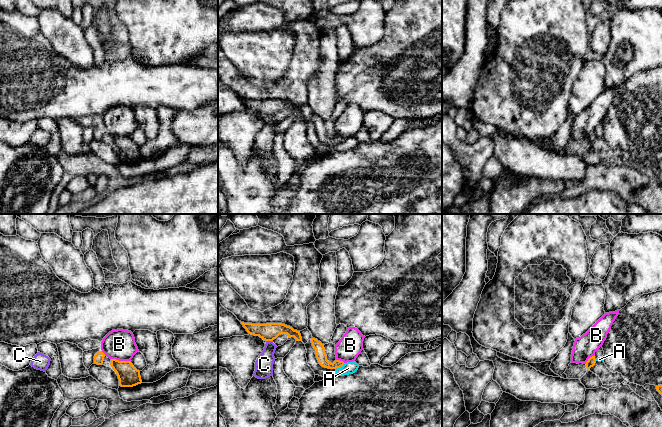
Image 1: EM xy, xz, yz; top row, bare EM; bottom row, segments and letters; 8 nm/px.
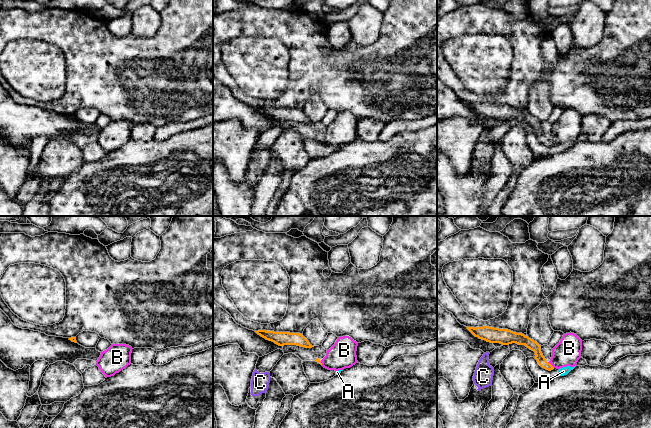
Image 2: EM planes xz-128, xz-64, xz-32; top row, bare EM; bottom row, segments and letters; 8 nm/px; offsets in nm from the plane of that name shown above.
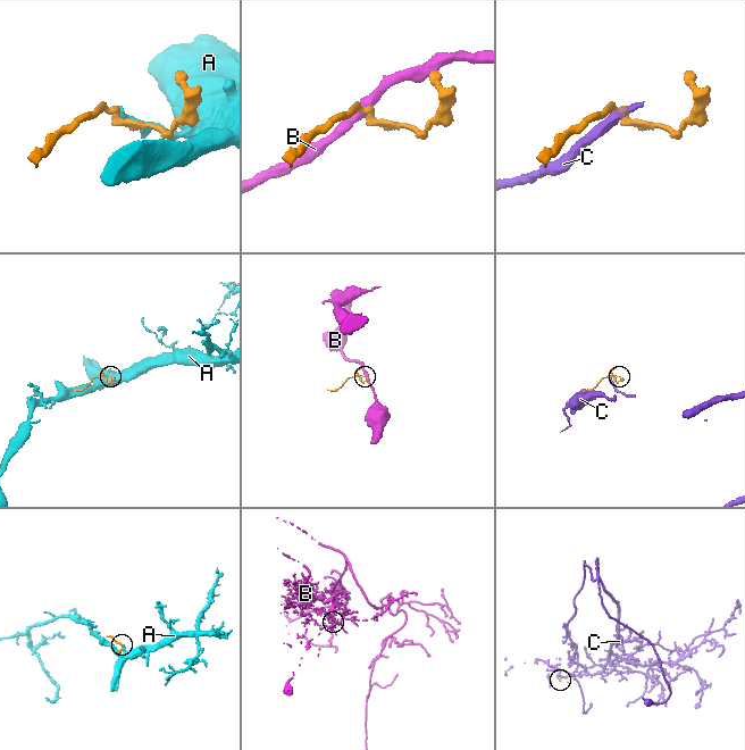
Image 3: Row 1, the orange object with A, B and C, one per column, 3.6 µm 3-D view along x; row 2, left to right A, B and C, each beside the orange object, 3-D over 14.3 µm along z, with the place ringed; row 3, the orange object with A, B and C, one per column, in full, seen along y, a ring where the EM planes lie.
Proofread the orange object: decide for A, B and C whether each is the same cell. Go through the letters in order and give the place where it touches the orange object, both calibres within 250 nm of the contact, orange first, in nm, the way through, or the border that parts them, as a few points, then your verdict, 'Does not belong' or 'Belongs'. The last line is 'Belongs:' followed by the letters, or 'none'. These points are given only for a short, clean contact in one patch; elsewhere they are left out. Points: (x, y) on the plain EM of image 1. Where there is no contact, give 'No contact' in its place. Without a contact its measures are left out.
A: Touches orange at xz (341, 142). Thickness 90 nm (orange) against 100 nm. Boundary: xz (345, 139), (337, 144). Does not belong
B: Touches orange at xy (121, 137). Thickness 170 nm (orange) against 240 nm. Boundary: xy (111, 134), (130, 137). Does not belong
C: Touches orange at xz (269, 116). Thickness 140 nm (orange) against 140 nm. Boundary: xz (266, 116), (272, 117). Does not belong
Belongs: none

